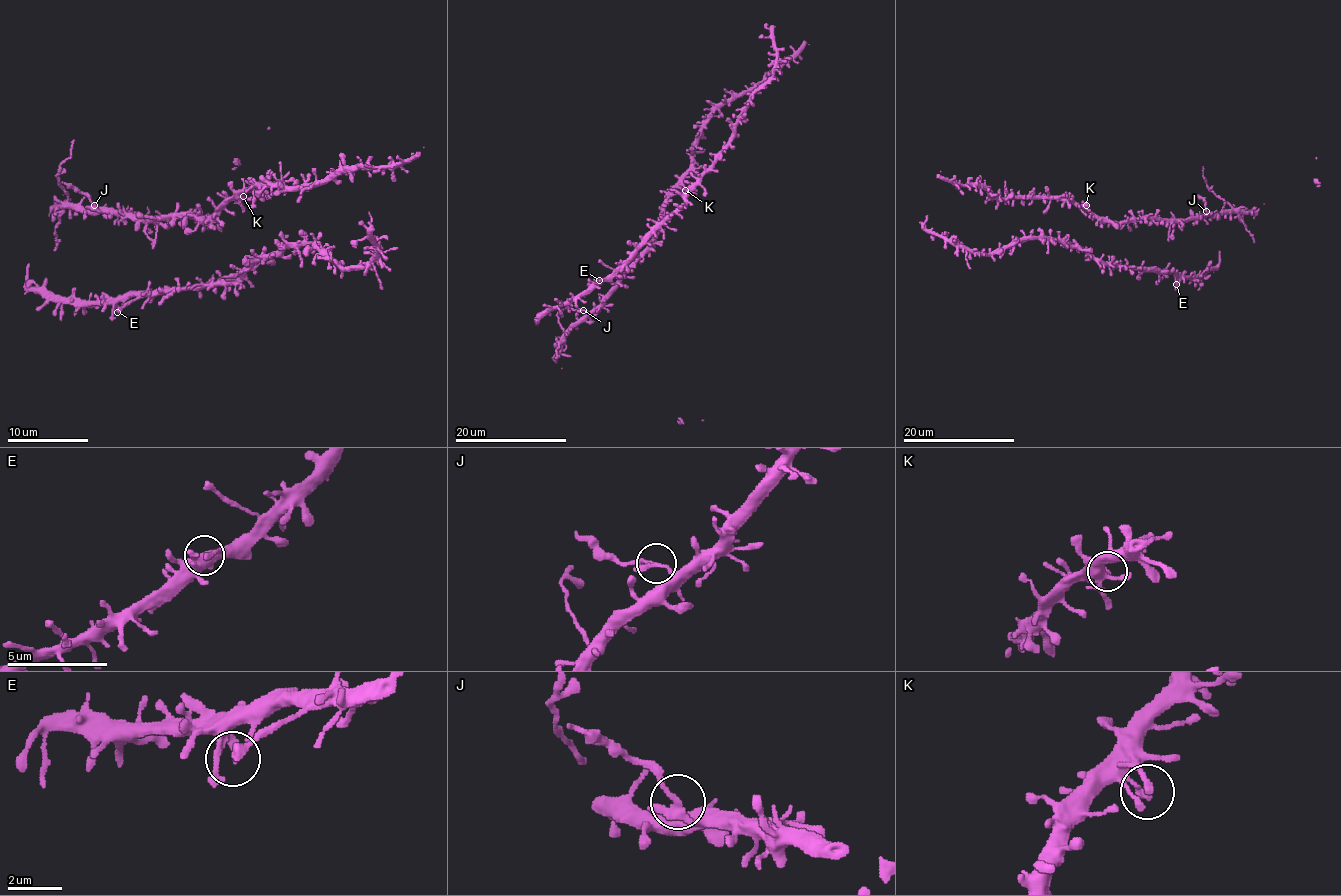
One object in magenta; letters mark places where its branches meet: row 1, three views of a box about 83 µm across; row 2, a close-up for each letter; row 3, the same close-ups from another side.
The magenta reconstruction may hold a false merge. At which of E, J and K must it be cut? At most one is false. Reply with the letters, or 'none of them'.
J

